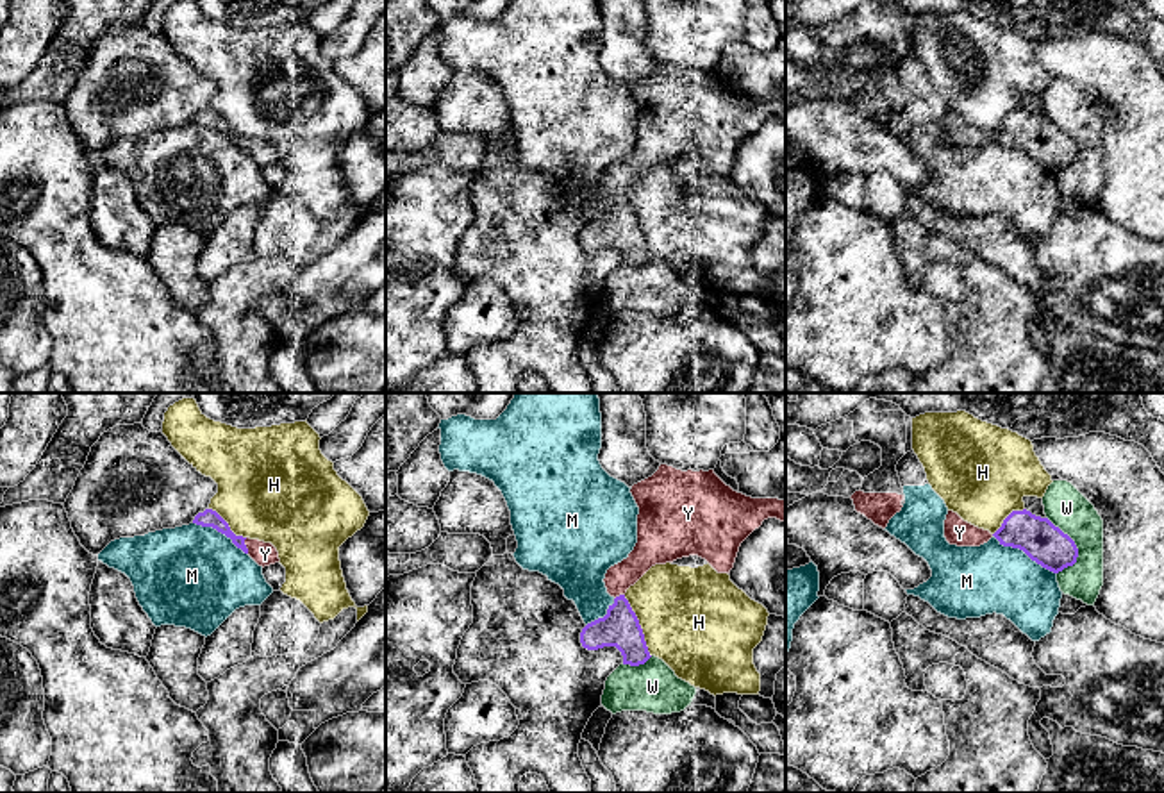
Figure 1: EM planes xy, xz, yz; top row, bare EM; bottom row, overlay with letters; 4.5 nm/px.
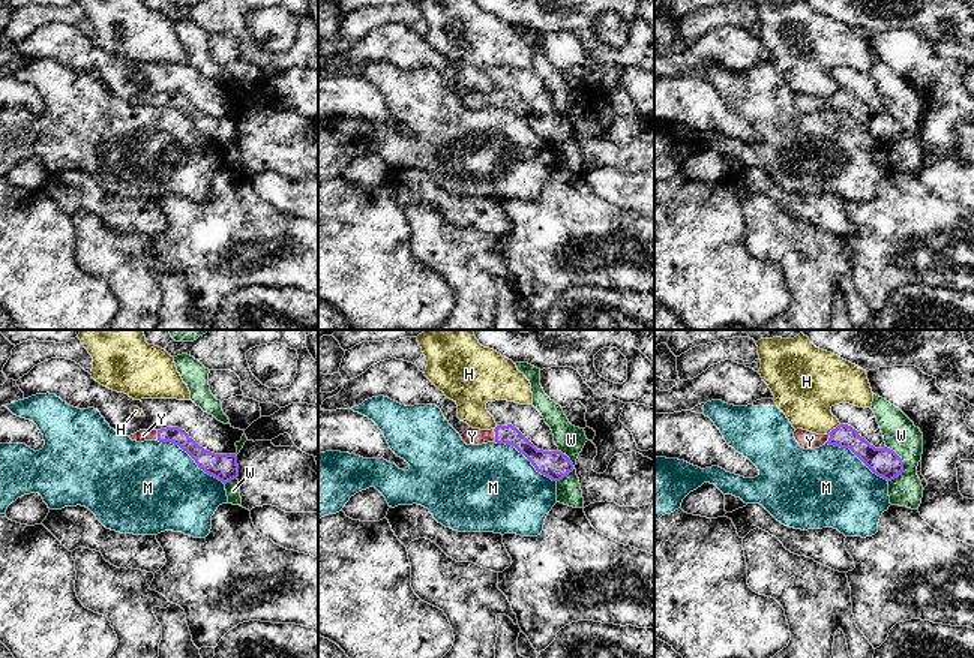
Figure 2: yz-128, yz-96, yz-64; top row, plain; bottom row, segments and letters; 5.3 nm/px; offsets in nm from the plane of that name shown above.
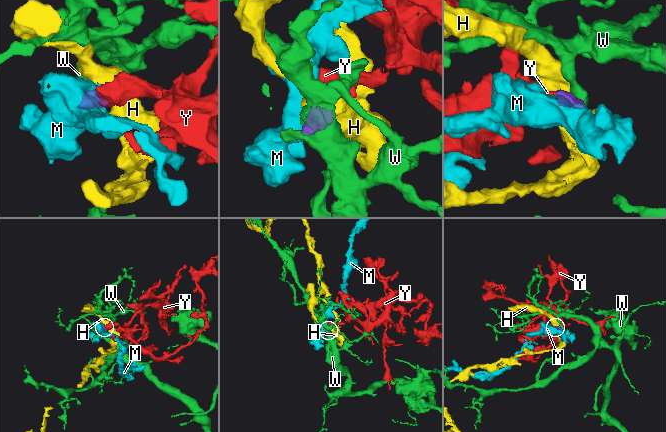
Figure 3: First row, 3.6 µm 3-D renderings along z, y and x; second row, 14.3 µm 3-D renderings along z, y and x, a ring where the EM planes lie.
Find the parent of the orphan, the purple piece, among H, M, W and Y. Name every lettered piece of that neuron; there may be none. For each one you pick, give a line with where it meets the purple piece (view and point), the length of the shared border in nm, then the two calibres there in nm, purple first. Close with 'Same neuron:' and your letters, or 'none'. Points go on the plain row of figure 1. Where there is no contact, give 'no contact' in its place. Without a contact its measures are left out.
Y: xy (245, 145) | 70 nm | 80/110 nm
Same neuron: Y

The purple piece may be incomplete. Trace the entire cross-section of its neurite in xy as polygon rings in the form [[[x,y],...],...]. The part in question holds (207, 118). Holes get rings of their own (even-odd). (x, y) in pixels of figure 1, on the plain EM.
[[[205,109],[204,113],[198,113],[193,120],[193,123],[202,127],[212,127],[218,132],[225,134],[232,139],[232,143],[241,148],[245,154],[248,154],[259,166],[270,166],[279,163],[279,152],[271,143],[264,143],[259,139],[250,139],[243,136],[236,136],[229,123],[212,109]]]

